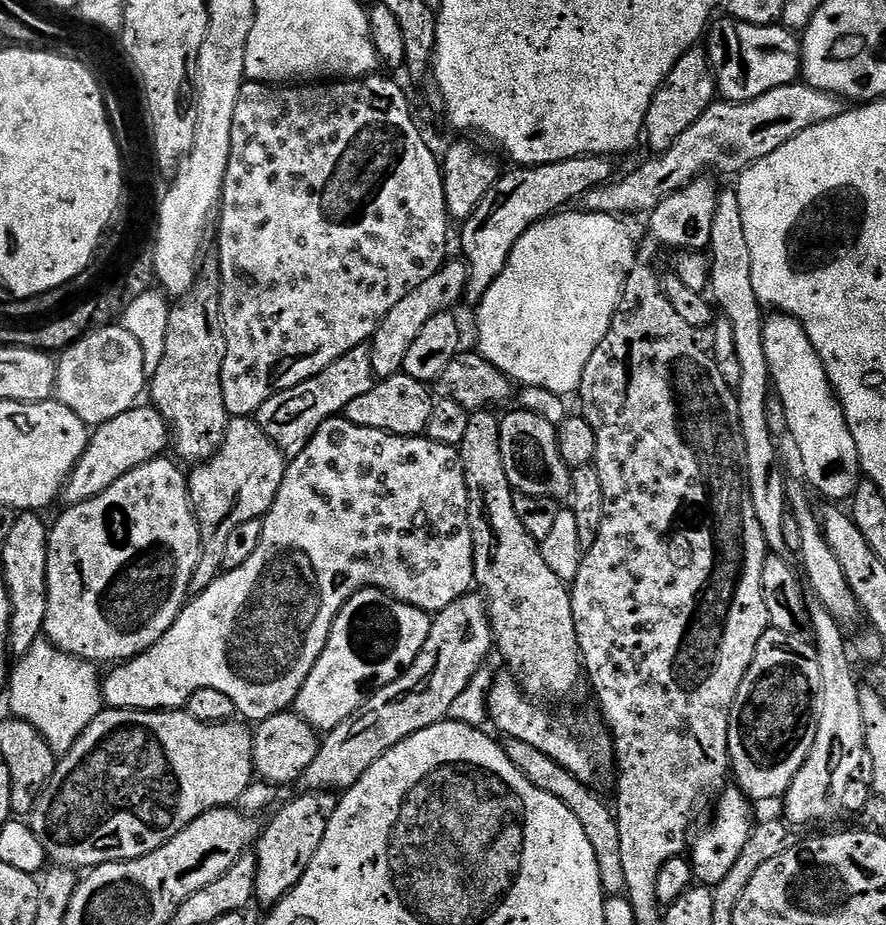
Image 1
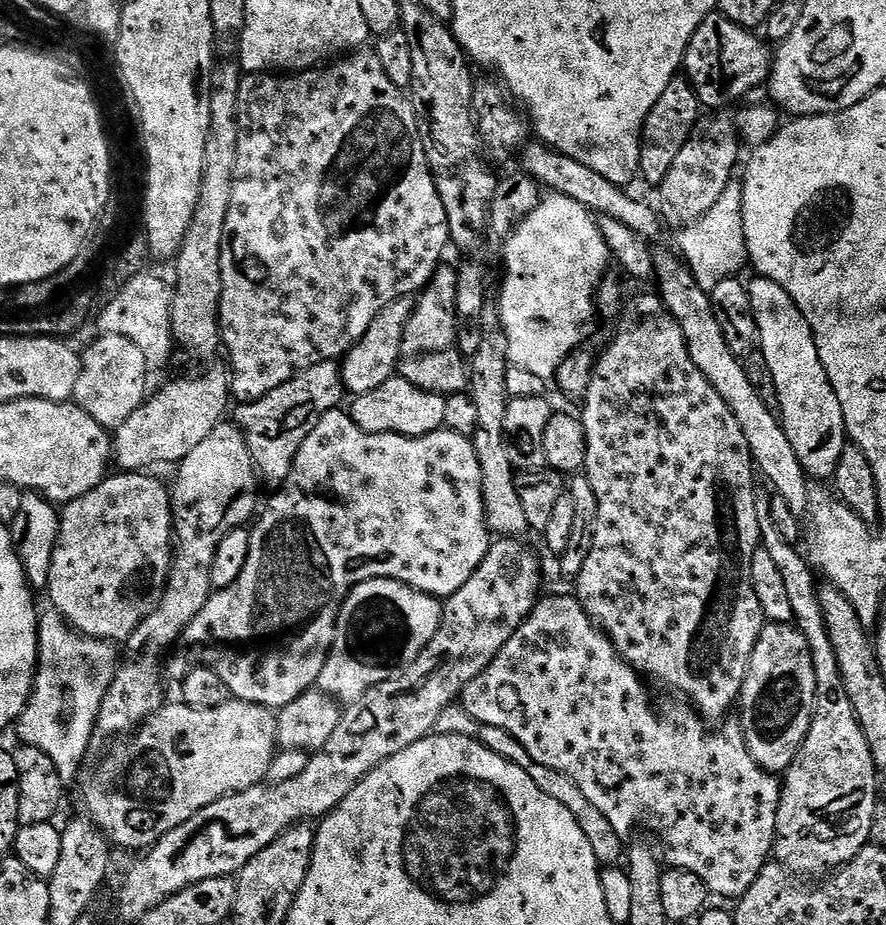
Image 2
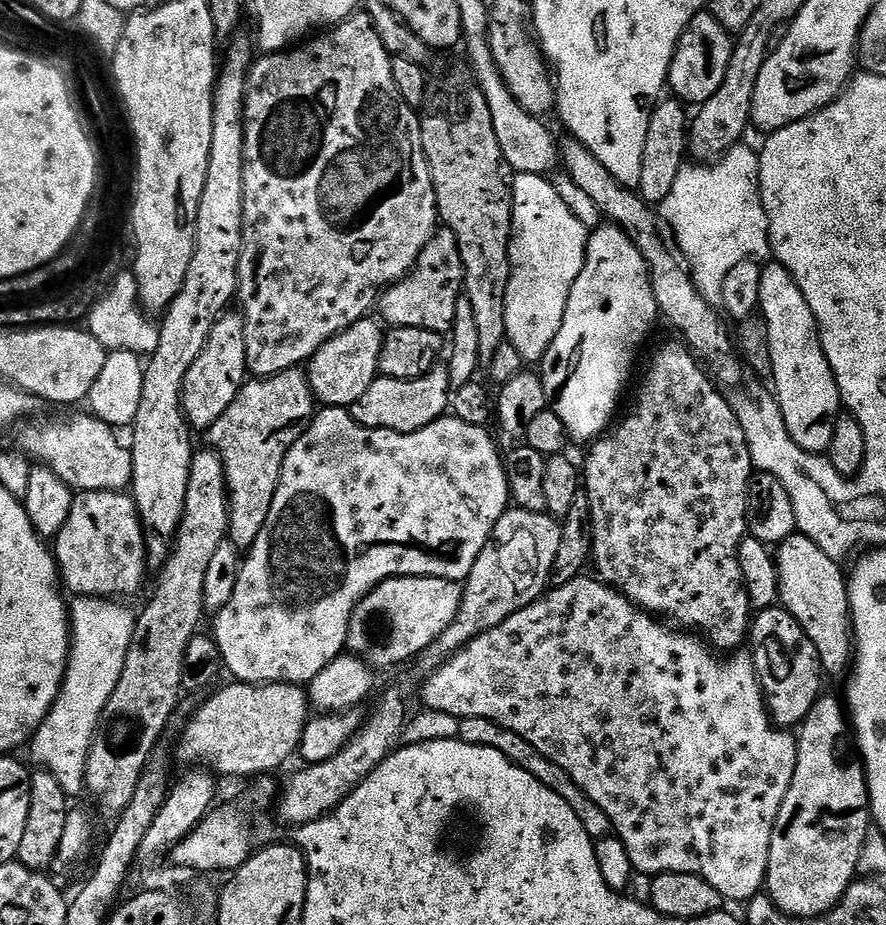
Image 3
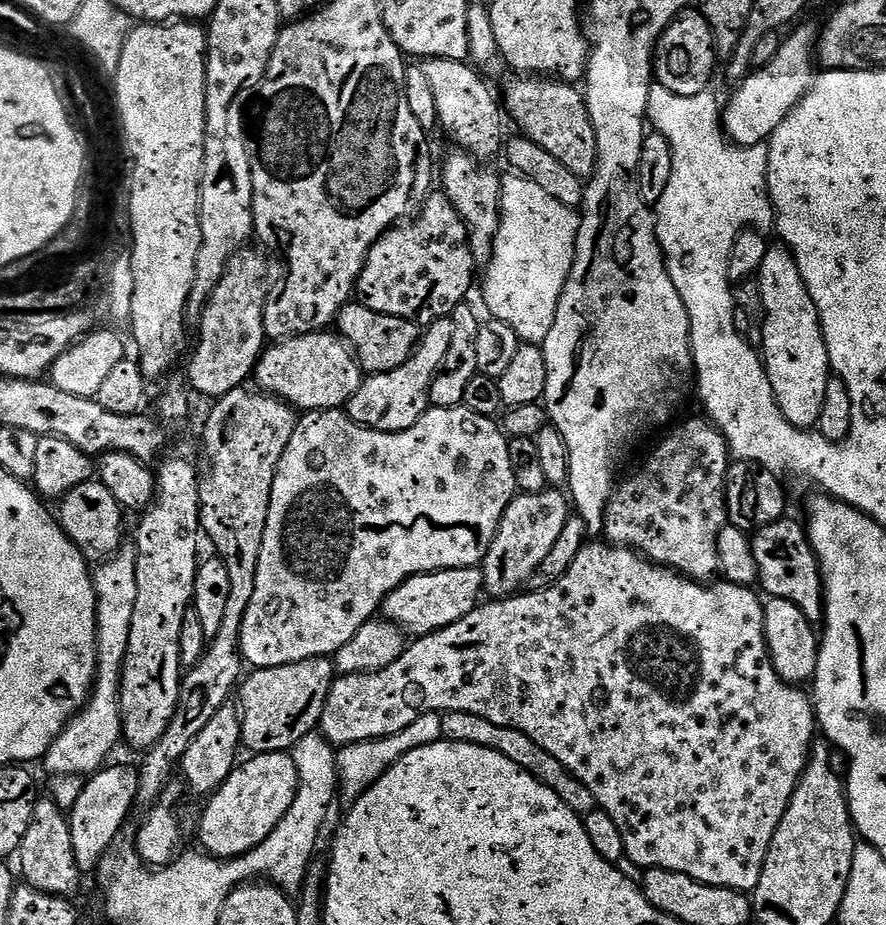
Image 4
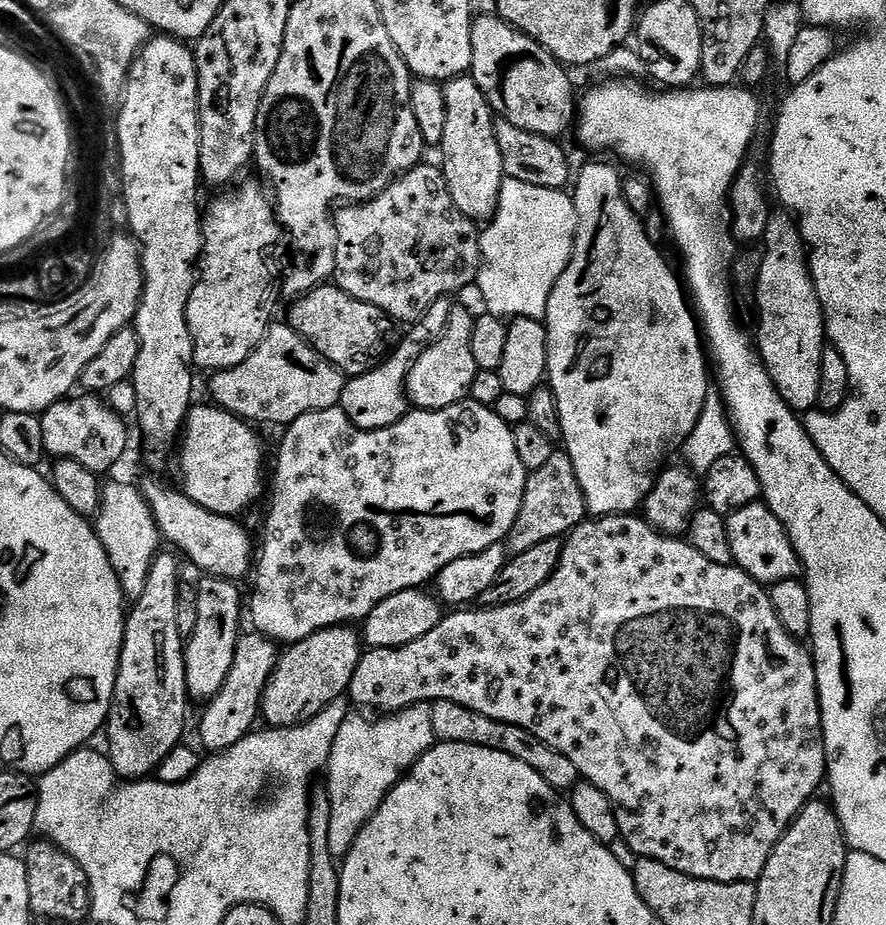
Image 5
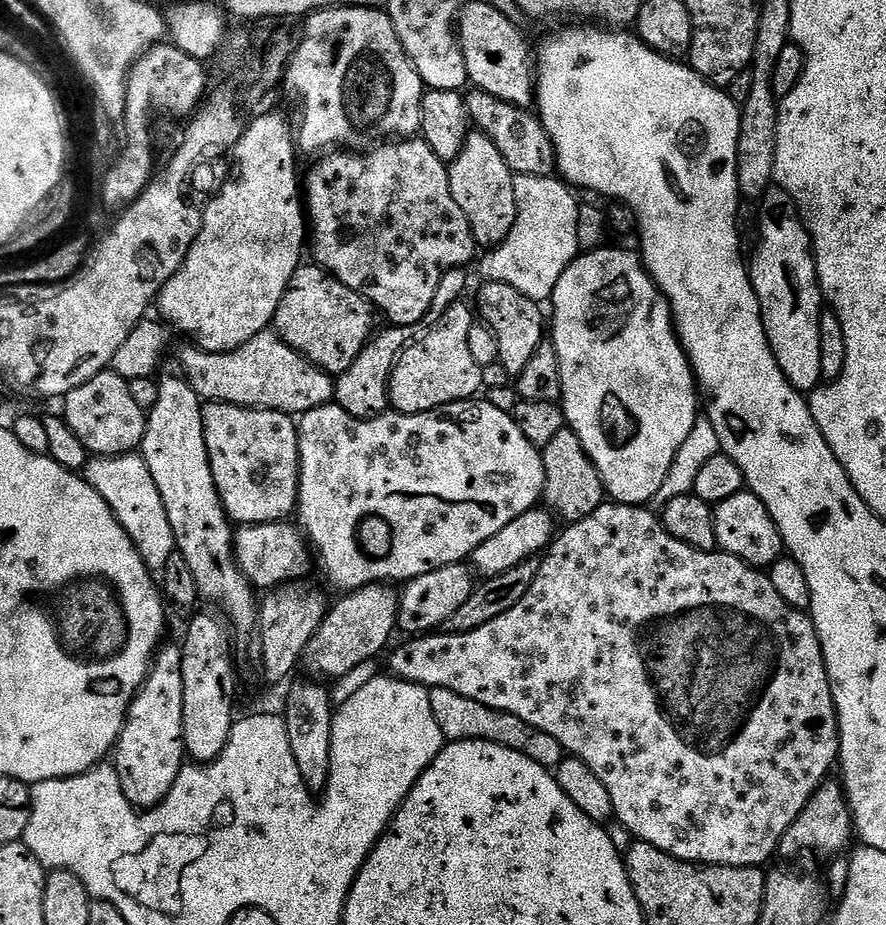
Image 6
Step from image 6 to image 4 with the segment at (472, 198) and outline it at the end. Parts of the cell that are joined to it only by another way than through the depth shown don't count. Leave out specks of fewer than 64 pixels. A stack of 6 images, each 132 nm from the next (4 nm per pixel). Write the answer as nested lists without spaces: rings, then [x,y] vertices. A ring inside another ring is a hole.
[[[430,58],[423,61],[426,82],[434,90],[434,102],[438,106],[439,127],[444,128],[444,132],[450,139],[456,143],[455,147],[459,151],[467,152],[469,156],[475,156],[481,162],[491,161],[491,156],[501,155],[502,140],[500,144],[500,135],[504,128],[500,125],[500,116],[502,117],[502,104],[494,93],[488,89],[488,84],[479,76],[477,69],[471,63],[455,60],[454,58]]]

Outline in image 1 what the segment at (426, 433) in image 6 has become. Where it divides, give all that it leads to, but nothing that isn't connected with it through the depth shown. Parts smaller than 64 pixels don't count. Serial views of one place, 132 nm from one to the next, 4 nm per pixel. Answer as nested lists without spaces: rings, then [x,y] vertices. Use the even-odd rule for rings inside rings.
[[[333,418],[322,422],[322,426],[310,438],[306,450],[298,454],[288,465],[286,474],[282,478],[282,486],[278,490],[278,498],[270,506],[270,510],[262,518],[262,539],[254,550],[253,556],[238,570],[221,571],[220,576],[206,590],[195,593],[178,614],[174,626],[150,646],[141,656],[127,662],[120,662],[111,669],[109,676],[102,680],[102,695],[104,703],[109,708],[138,708],[142,712],[159,712],[161,710],[180,710],[185,707],[190,694],[198,690],[219,690],[227,694],[230,702],[234,702],[237,713],[245,721],[259,722],[270,718],[279,712],[287,712],[293,707],[298,698],[298,690],[310,678],[310,670],[314,670],[314,662],[322,654],[326,642],[330,638],[330,630],[334,618],[346,606],[346,602],[354,594],[364,588],[381,588],[389,592],[396,600],[406,602],[418,610],[435,614],[446,610],[450,602],[458,602],[458,598],[469,595],[473,591],[476,571],[474,570],[474,546],[472,545],[472,531],[468,517],[468,491],[466,478],[462,470],[459,451],[442,442],[429,440],[427,435],[395,436],[382,430],[354,426],[346,418]]]

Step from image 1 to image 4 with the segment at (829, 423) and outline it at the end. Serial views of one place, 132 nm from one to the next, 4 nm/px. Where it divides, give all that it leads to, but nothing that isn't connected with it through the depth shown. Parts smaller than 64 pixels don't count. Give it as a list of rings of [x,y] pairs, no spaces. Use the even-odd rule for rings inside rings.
[[[769,247],[766,258],[762,258],[758,283],[764,303],[762,363],[768,372],[772,397],[776,399],[786,422],[796,428],[815,429],[826,402],[830,369],[818,310],[802,282],[798,262],[792,257],[790,249]]]

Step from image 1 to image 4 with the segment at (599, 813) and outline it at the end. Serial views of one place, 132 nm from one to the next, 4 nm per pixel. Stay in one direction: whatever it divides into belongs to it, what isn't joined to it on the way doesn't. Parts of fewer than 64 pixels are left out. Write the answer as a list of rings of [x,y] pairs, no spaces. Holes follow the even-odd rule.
[[[446,712],[441,715],[440,721],[443,739],[450,742],[466,742],[470,746],[482,746],[486,750],[494,750],[502,754],[502,758],[510,758],[510,762],[522,766],[522,770],[538,778],[538,782],[550,786],[550,790],[554,790],[554,794],[558,794],[558,798],[562,798],[562,802],[566,802],[570,810],[581,814],[597,811],[598,805],[594,794],[590,794],[590,790],[586,790],[586,786],[582,786],[582,782],[578,782],[578,778],[574,778],[574,774],[570,774],[570,770],[566,770],[566,766],[562,766],[562,762],[554,758],[554,754],[546,754],[546,750],[542,750],[542,746],[538,746],[538,742],[534,742],[526,734],[506,726],[494,726],[494,722],[486,722],[486,718],[478,718],[478,714]]]

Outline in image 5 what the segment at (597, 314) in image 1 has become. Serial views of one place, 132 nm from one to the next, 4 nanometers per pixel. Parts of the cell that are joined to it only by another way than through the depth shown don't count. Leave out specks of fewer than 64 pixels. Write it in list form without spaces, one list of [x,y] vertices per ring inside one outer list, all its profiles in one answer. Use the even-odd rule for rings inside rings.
[[[505,178],[502,182],[502,190],[500,191],[500,201],[498,202],[496,215],[493,216],[491,220],[487,221],[486,227],[480,233],[480,275],[478,277],[478,289],[480,288],[480,296],[484,299],[485,306],[488,307],[485,308],[487,315],[501,318],[515,318],[517,320],[530,318],[531,320],[543,321],[548,314],[550,294],[554,290],[558,278],[562,278],[562,274],[568,268],[575,241],[576,207],[574,206],[571,195],[569,195],[567,191],[558,188],[546,190],[542,186],[530,186],[530,182],[518,182],[517,180]]]

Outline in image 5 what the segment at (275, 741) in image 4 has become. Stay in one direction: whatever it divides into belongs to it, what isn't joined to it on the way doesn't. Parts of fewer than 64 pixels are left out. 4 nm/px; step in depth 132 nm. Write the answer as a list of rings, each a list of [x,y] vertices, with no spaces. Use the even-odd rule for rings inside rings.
[[[352,626],[318,630],[291,645],[277,660],[264,691],[260,703],[263,723],[269,728],[295,728],[319,712],[327,713],[331,704],[347,693],[361,655],[362,636]]]

